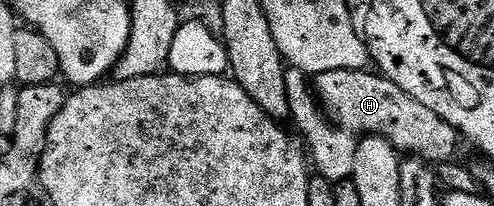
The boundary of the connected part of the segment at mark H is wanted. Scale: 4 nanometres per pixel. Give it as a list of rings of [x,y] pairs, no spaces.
[[[330,70],[326,74],[315,77],[314,91],[328,119],[344,132],[383,136],[396,147],[397,152],[423,160],[433,166],[457,159],[456,147],[462,144],[462,140],[456,129],[451,128],[442,118],[438,118],[434,110],[426,110],[422,102],[410,98],[406,90],[394,86],[394,82],[390,82],[382,74],[372,70]]]

